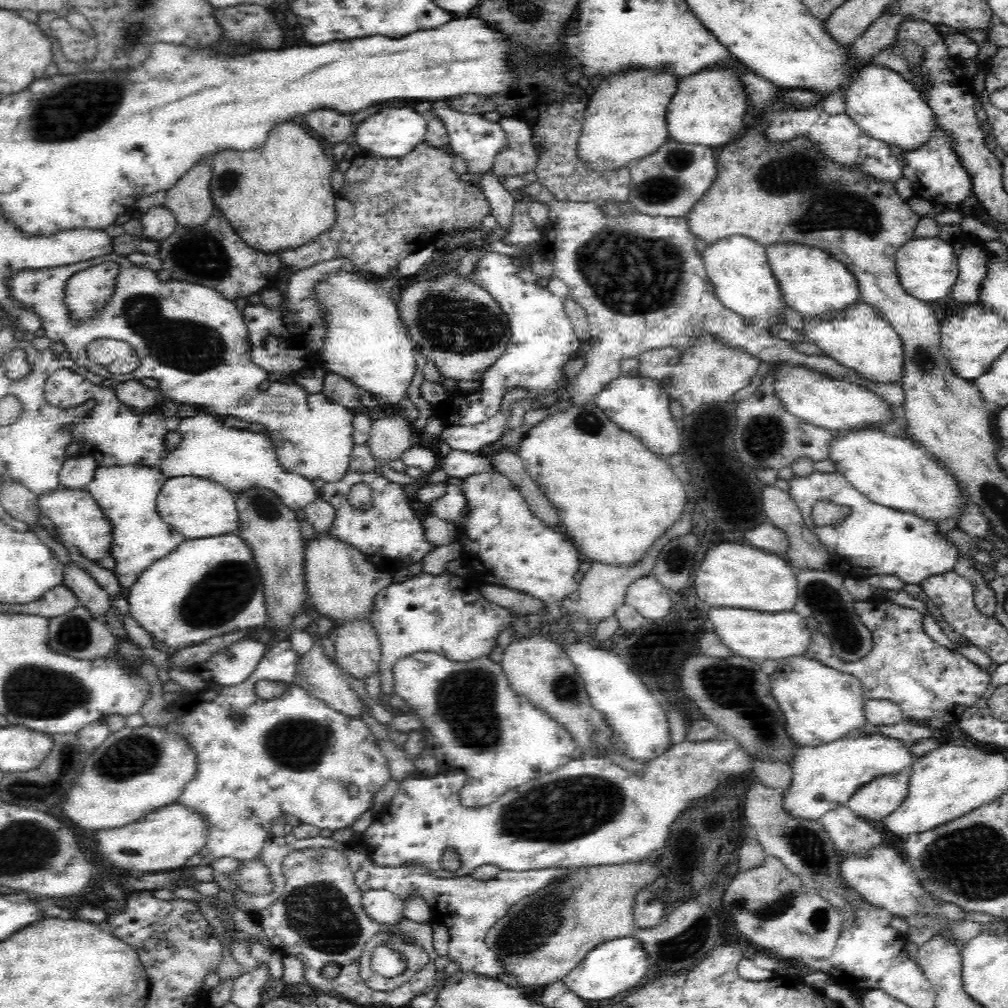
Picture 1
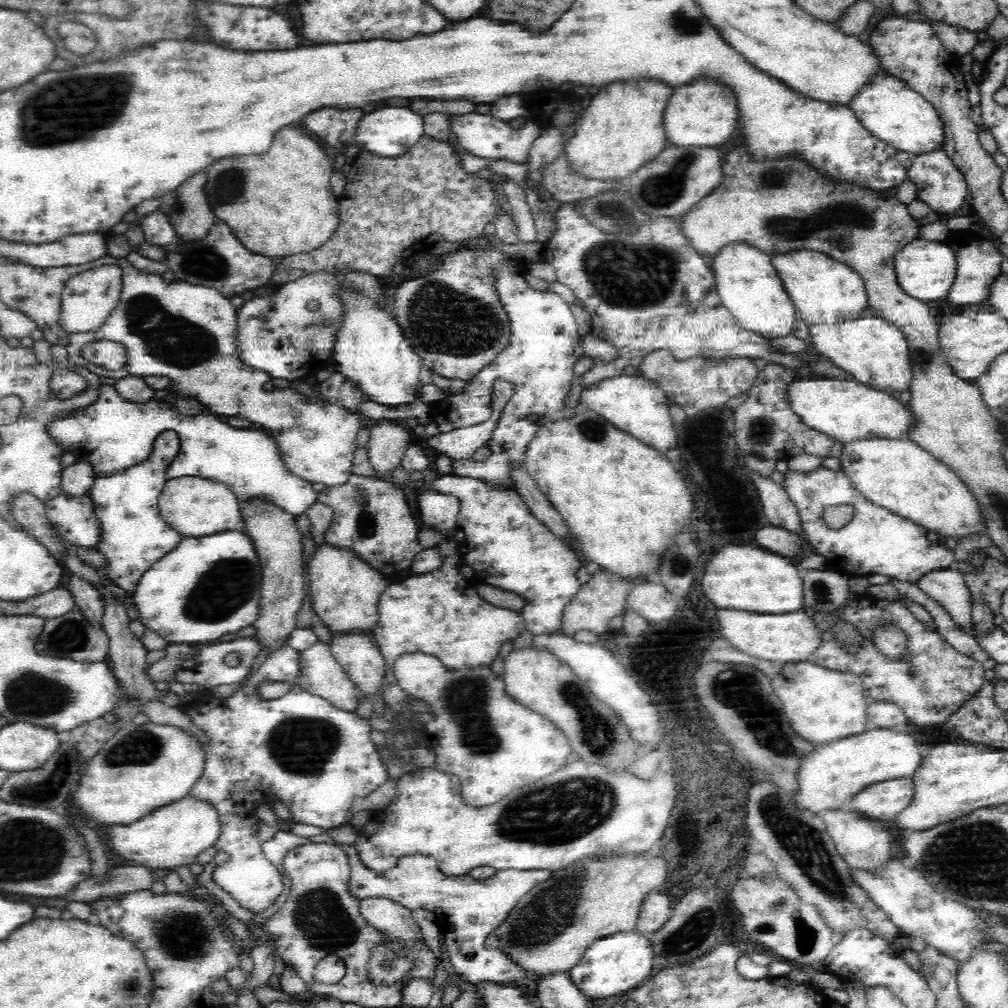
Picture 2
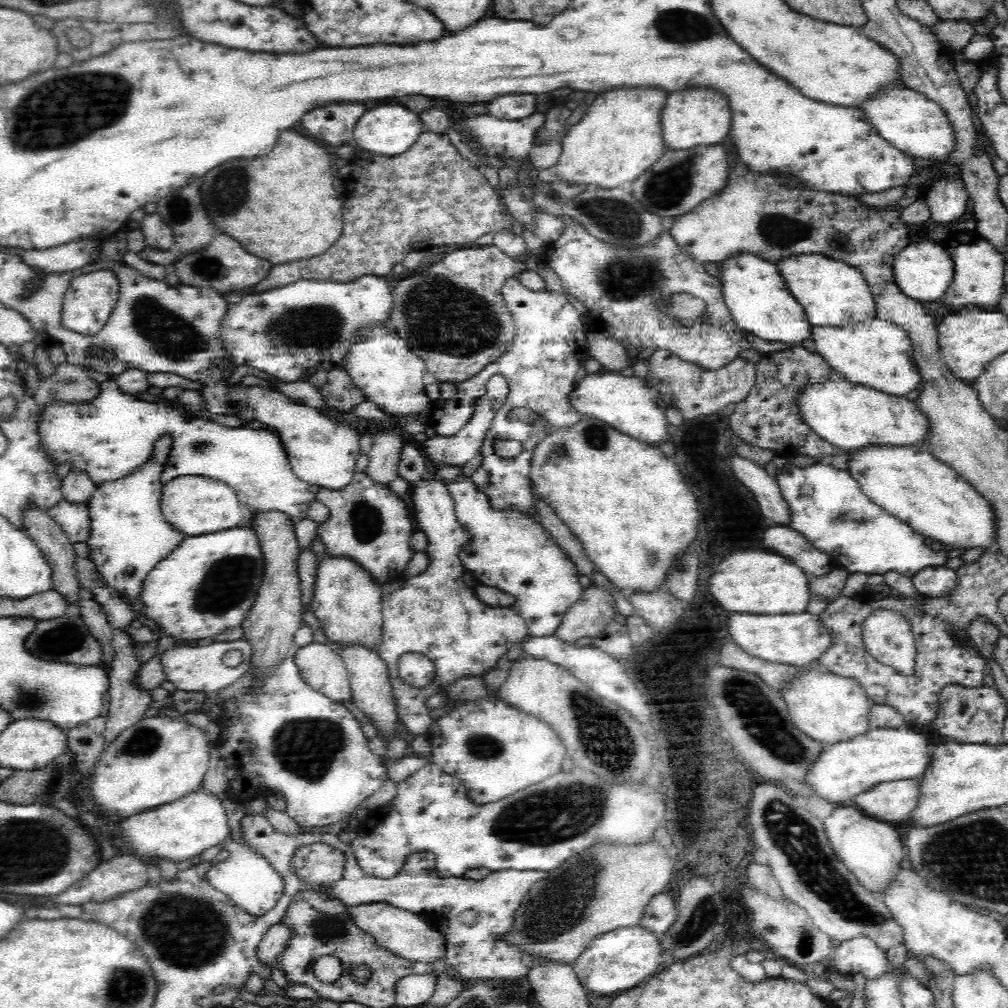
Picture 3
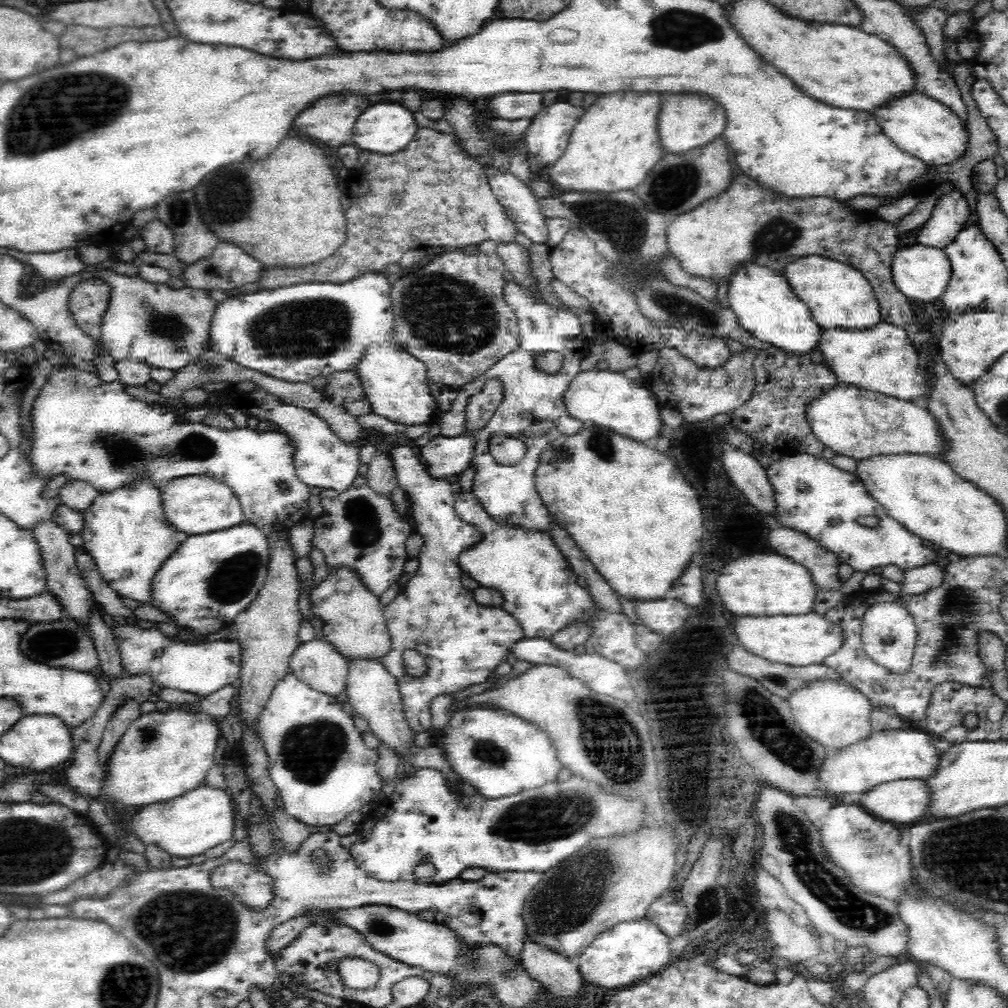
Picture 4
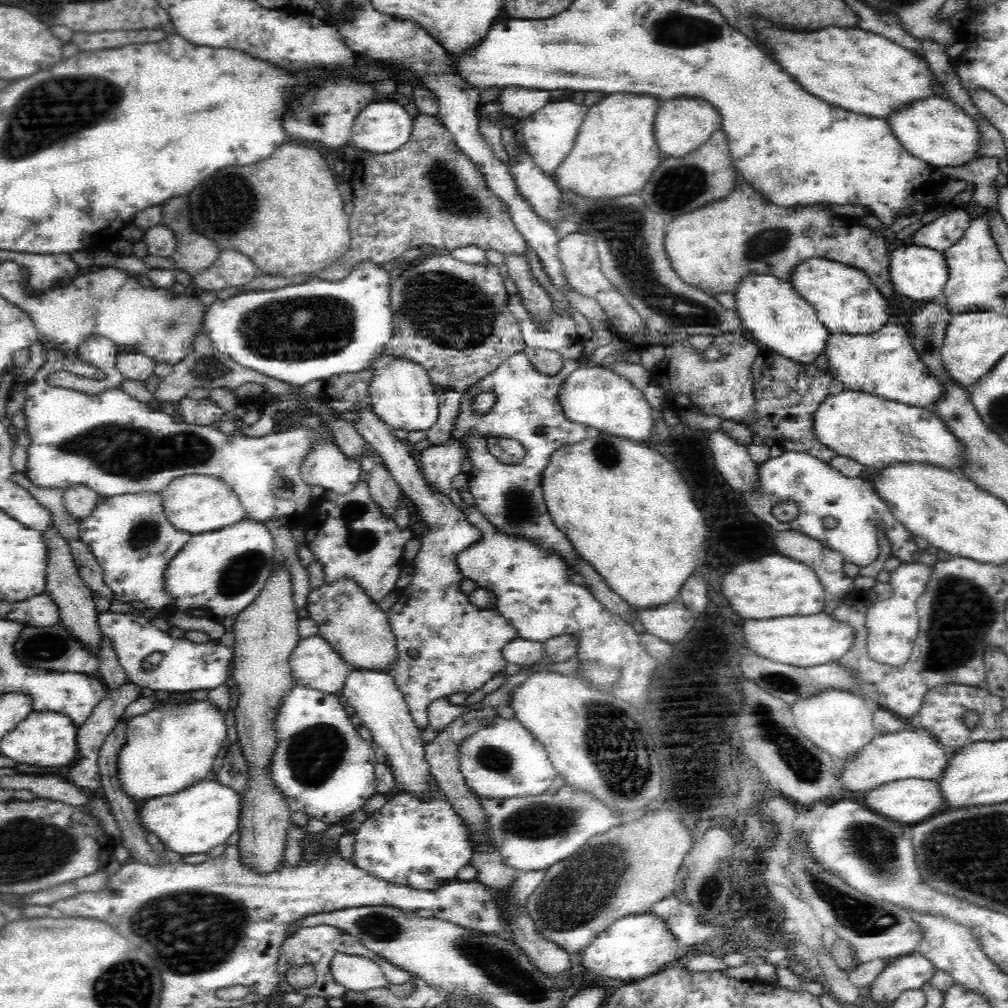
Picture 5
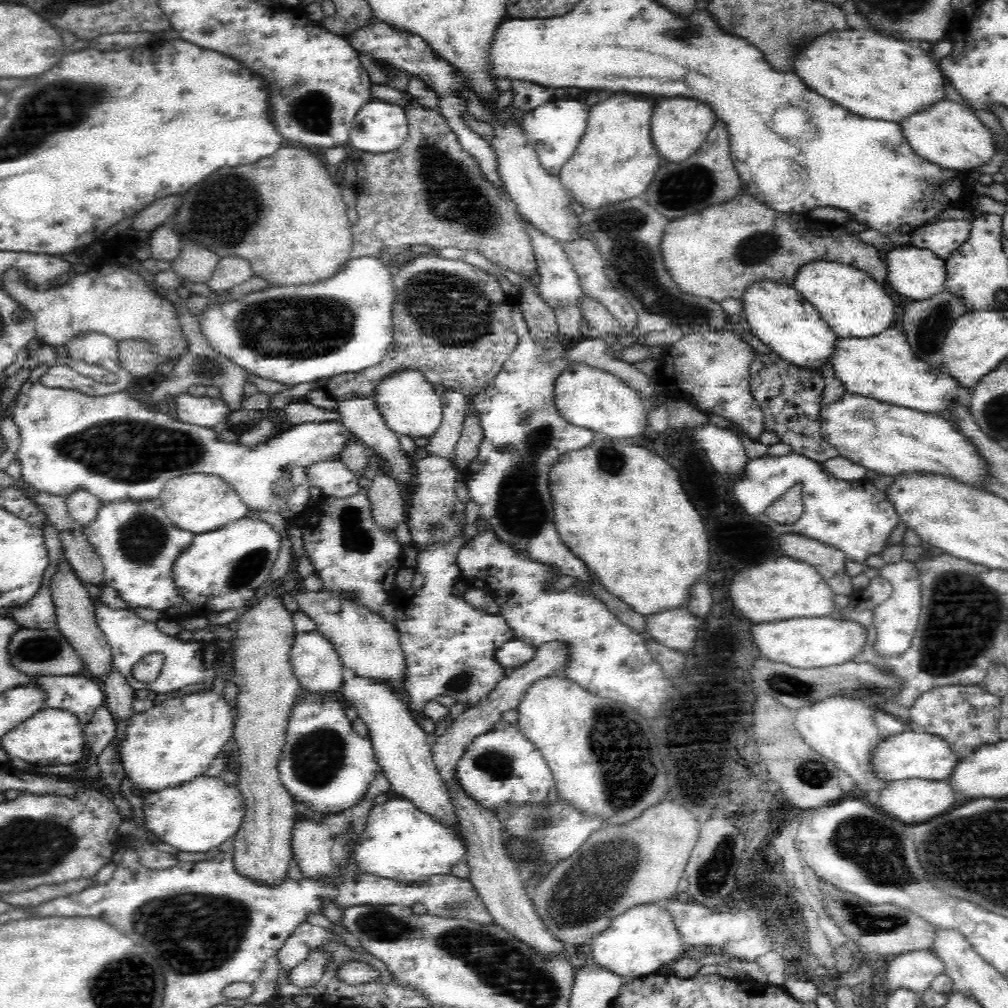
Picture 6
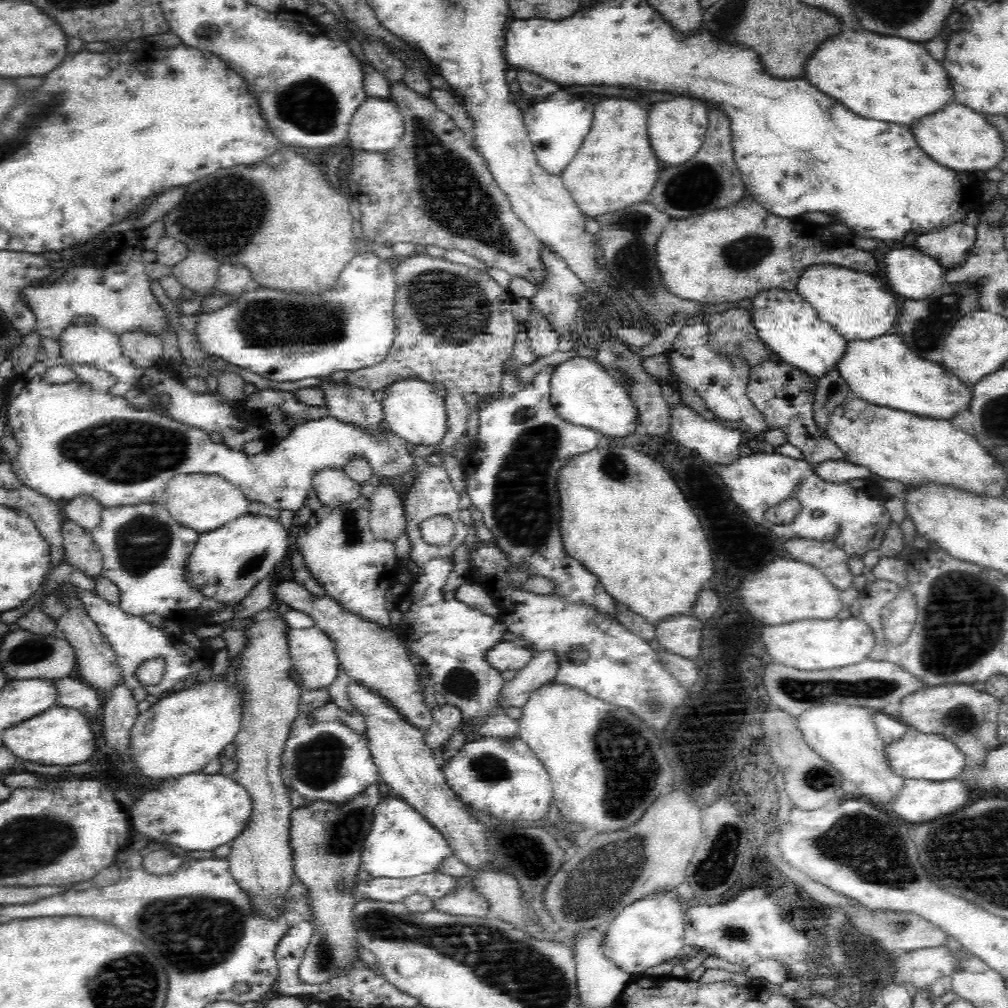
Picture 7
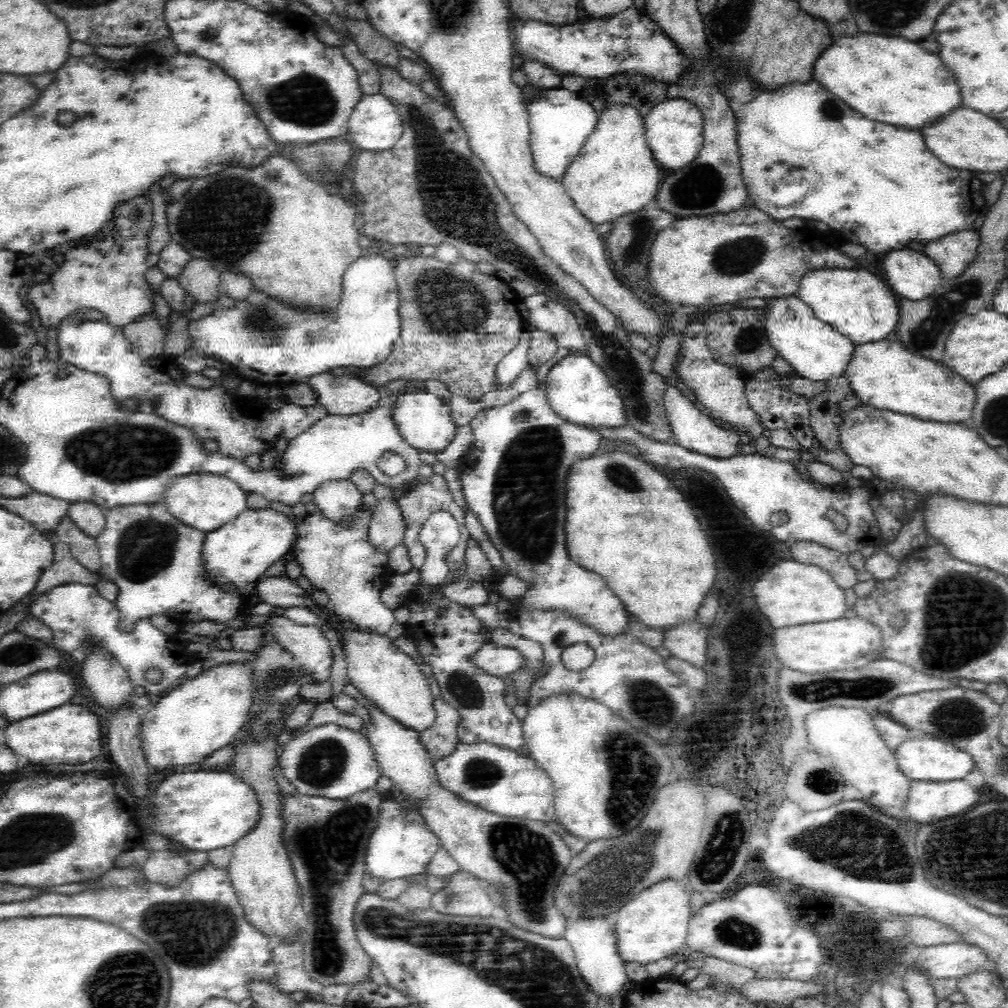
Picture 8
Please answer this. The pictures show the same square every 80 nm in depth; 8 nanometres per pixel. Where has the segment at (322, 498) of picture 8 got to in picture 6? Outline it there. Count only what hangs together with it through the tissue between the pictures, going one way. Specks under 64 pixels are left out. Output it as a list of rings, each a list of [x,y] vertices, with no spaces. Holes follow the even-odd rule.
[[[324,458],[306,467],[306,478],[311,486],[317,486],[325,495],[338,498],[352,496],[359,488],[356,471],[348,468],[342,459]]]

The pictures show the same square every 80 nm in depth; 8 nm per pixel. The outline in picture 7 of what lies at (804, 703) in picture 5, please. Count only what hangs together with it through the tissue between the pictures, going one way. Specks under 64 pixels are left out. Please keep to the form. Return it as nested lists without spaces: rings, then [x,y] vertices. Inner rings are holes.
[[[827,702],[816,705],[798,718],[798,728],[802,730],[808,746],[822,759],[828,761],[842,776],[852,781],[856,790],[876,798],[876,802],[889,804],[889,800],[900,790],[902,778],[889,770],[885,760],[885,742],[880,738],[873,722],[875,711],[852,703]]]

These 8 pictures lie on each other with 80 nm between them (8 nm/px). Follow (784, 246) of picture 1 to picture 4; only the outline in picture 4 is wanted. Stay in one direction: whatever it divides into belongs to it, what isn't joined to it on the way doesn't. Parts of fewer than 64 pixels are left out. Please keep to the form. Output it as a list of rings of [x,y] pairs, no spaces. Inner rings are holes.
[[[820,255],[795,258],[783,266],[792,292],[808,307],[812,320],[823,330],[864,329],[881,320],[880,307],[866,277],[848,263]]]

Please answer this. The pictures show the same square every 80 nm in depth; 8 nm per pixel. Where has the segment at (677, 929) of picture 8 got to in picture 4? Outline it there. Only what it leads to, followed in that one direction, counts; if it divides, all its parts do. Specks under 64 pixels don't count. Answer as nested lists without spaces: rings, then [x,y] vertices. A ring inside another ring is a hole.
[[[645,918],[638,922],[621,922],[614,928],[600,933],[575,961],[582,978],[596,988],[620,990],[628,988],[655,975],[671,960],[671,939]]]

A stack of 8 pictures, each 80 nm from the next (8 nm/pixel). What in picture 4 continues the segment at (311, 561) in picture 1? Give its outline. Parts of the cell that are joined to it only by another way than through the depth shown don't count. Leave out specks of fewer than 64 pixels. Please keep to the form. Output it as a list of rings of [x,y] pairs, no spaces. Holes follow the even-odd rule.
[[[348,566],[328,567],[328,576],[310,592],[312,613],[322,624],[325,641],[347,658],[379,659],[389,650],[388,628],[381,598],[374,595],[363,579]]]

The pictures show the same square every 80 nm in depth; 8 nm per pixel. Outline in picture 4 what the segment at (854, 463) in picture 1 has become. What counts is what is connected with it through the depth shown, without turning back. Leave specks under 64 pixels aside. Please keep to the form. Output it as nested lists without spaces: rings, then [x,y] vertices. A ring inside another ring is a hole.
[[[930,453],[877,454],[855,459],[855,475],[862,481],[866,492],[884,510],[904,525],[913,535],[928,540],[935,548],[946,548],[962,557],[1004,555],[1007,524],[1001,508],[986,492],[963,479],[946,462]]]

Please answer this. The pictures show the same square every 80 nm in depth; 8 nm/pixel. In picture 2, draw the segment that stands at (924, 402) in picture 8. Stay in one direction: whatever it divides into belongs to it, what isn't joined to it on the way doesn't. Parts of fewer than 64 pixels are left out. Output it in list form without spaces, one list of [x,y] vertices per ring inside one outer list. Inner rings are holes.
[[[866,305],[855,319],[843,320],[837,323],[816,323],[809,326],[810,338],[812,338],[813,351],[824,355],[838,368],[852,374],[852,378],[872,389],[880,391],[903,392],[909,387],[911,372],[909,366],[909,352],[904,335],[897,326],[876,316],[873,310]]]

